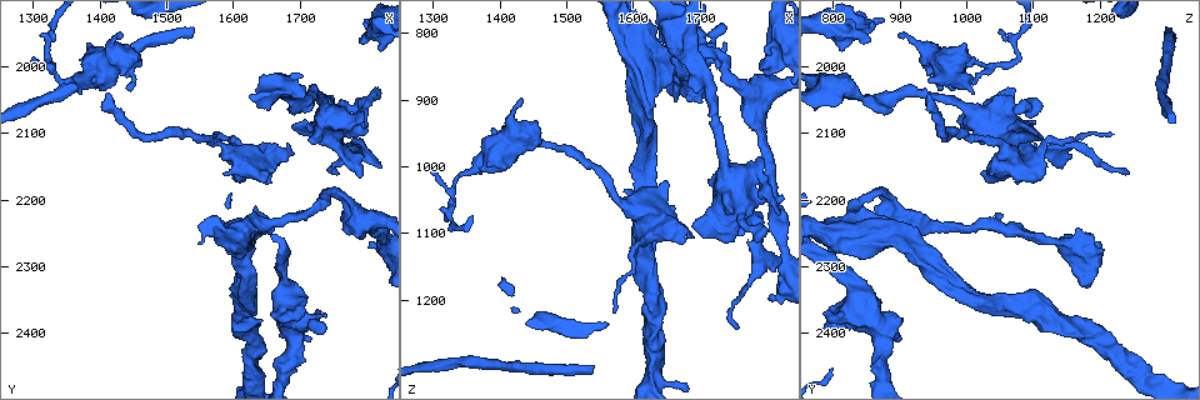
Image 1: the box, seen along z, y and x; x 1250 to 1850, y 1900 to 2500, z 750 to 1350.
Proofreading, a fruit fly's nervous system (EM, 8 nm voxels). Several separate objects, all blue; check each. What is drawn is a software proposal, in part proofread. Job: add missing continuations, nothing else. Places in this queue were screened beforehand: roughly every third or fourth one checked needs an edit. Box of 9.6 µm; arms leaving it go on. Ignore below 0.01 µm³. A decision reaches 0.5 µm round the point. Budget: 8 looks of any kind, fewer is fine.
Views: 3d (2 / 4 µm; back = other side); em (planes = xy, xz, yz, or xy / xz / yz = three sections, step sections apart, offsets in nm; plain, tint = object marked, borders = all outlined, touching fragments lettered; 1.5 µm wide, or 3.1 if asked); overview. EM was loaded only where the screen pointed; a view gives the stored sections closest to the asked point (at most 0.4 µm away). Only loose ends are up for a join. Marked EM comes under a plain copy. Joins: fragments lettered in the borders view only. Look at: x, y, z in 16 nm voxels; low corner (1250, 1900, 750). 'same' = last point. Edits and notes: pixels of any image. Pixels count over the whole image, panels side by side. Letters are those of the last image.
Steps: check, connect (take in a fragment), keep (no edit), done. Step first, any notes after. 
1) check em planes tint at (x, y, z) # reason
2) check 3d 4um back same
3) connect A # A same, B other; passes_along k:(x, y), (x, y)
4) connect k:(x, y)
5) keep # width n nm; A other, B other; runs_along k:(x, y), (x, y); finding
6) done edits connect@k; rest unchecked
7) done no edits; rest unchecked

check 3d 4um at (1825, 2155, 1145) # branch stops here

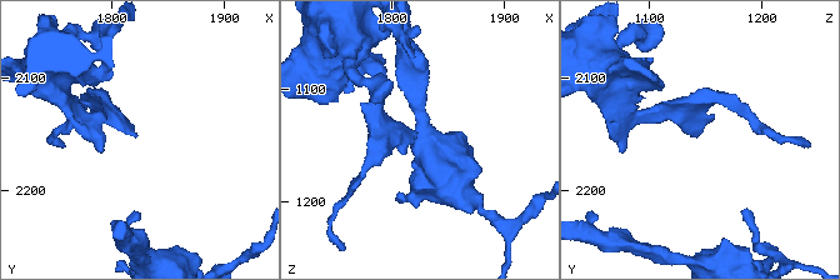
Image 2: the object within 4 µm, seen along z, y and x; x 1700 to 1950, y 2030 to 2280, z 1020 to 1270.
check em planes borders at (1820, 2154, 1142)

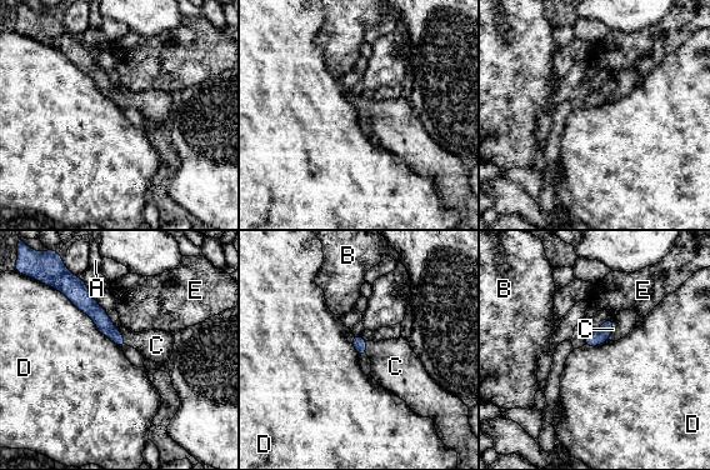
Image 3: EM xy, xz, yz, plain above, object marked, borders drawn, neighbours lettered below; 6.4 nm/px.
connect C # A other, B other, C same, D other, E other; passes_along 3:(94, 310), (123, 336), (156, 345); the neuron continues

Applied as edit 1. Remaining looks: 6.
check overview

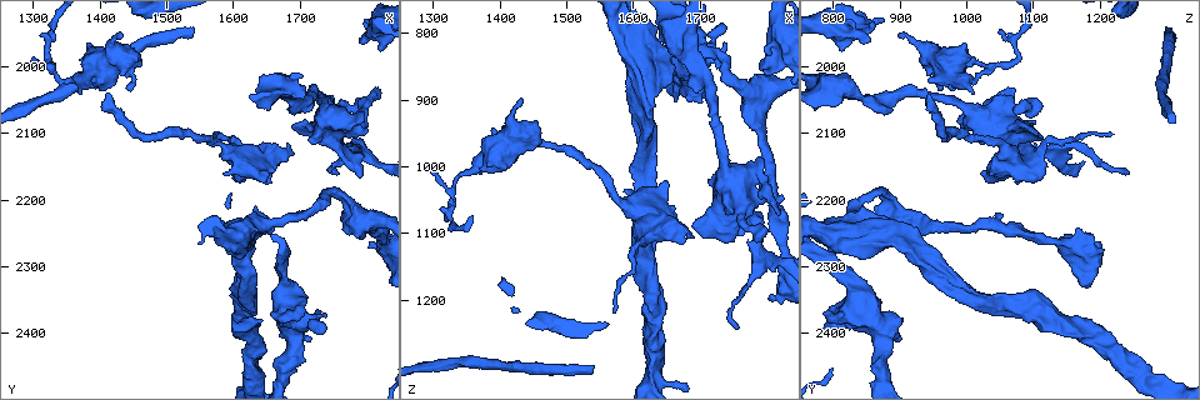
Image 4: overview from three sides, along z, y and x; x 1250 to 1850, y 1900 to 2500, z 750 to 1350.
check 3d 4um at (1540, 1940, 1305) # long arm stops here

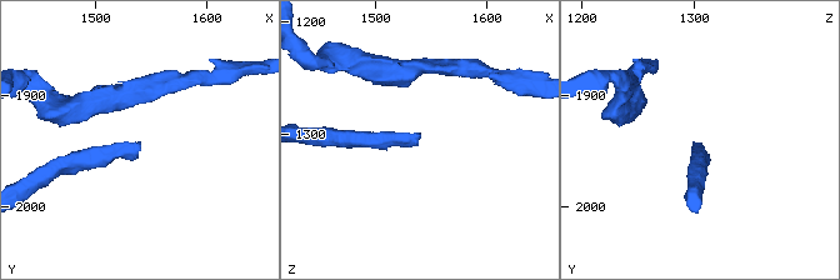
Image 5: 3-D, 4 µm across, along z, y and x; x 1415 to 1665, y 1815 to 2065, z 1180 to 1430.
check em xz step 8 tint at (1540, 1946, 1302)

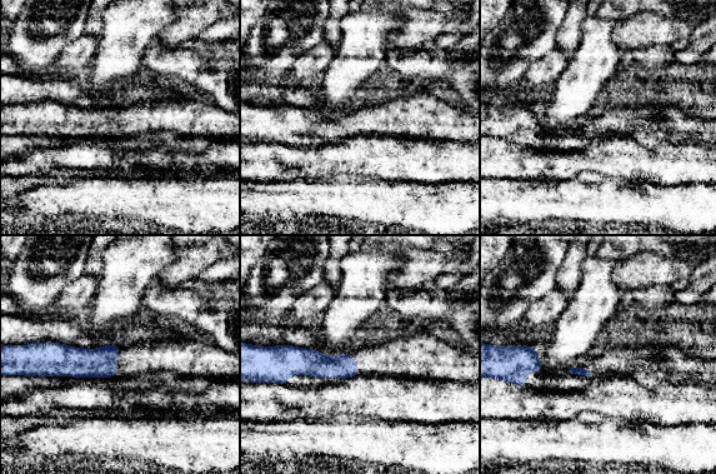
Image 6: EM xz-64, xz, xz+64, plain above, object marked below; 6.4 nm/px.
check em planes borders same # cut it another way

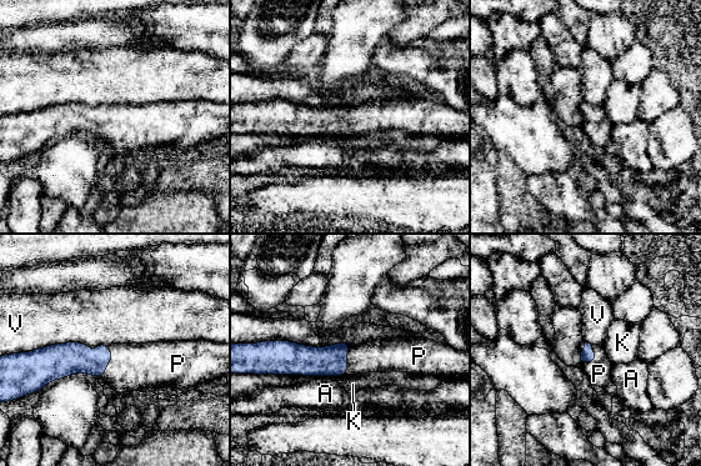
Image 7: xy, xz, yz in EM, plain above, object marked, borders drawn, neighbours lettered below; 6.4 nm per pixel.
connect P # A other, K other, P same, V other; it goes on there

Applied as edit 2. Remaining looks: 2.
done edits connect@3, connect@7; rest unchecked

